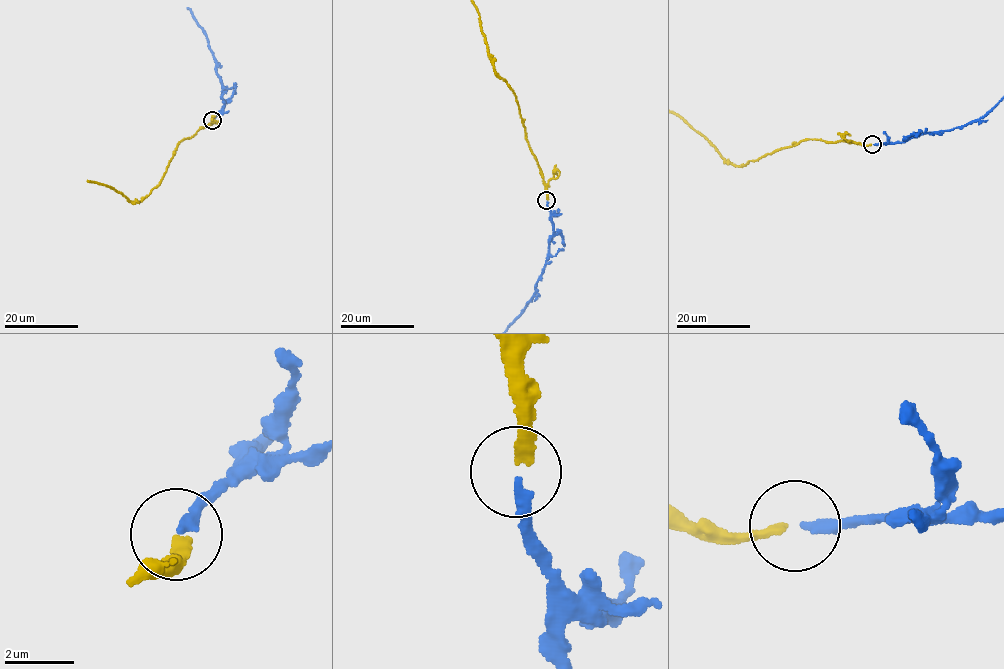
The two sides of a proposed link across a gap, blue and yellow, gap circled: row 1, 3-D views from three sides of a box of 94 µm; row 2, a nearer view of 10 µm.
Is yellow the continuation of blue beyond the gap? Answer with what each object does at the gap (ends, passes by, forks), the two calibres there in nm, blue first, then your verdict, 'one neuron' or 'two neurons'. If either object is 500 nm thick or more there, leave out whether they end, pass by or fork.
blue ends there; yellow ends there; 280 nm thick on the blue side, 280 nm on the other; one neuron

